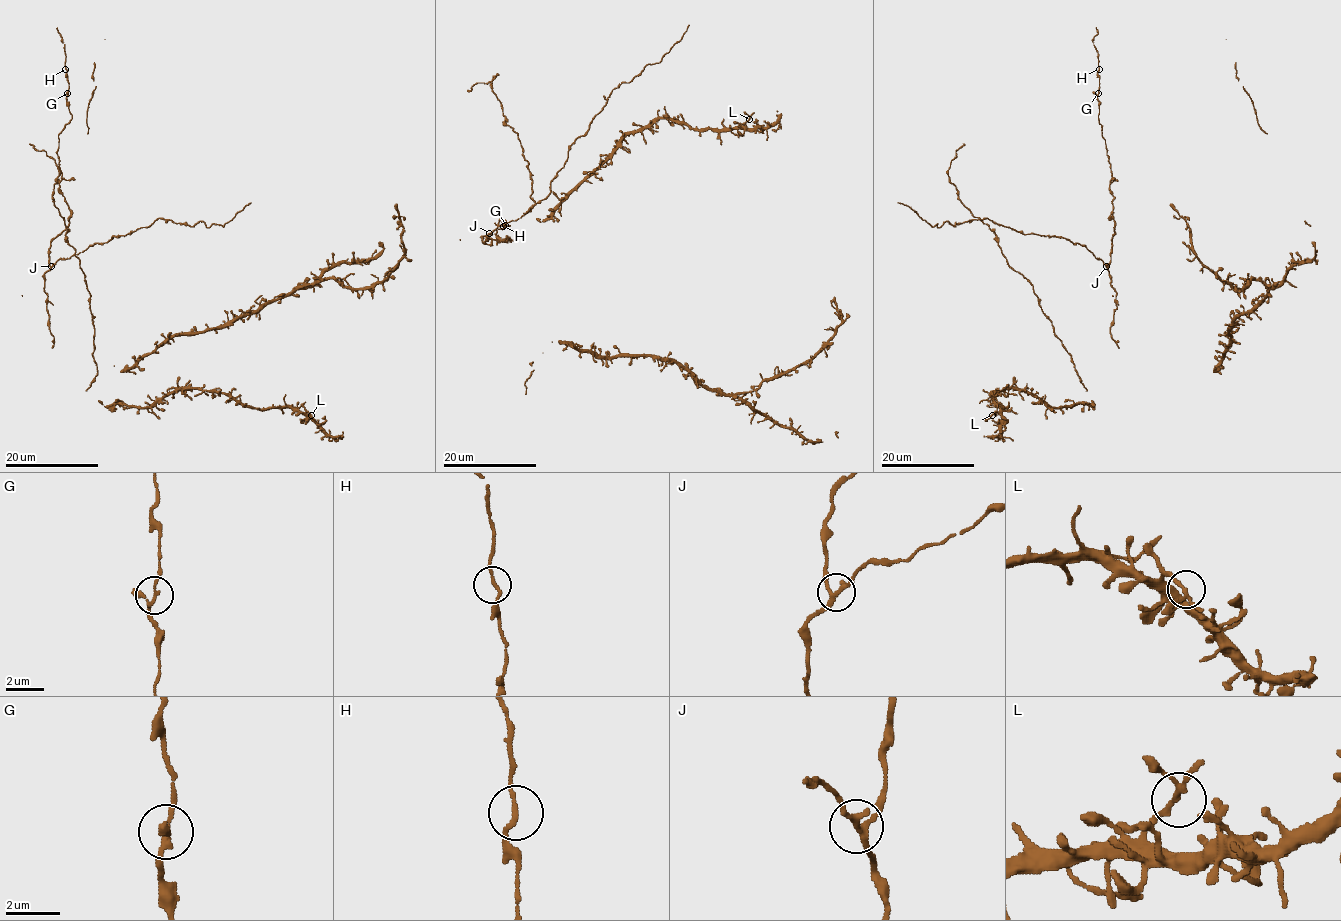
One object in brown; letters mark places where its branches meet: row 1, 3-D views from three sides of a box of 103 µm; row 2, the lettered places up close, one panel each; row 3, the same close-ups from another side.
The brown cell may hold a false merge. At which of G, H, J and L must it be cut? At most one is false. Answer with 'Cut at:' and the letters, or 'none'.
Cut at: none

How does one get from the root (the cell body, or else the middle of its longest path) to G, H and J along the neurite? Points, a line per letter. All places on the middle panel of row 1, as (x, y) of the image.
G: (492, 246), (492, 239), (484, 243), (482, 236), (507, 241), (495, 234), (506, 225)
H: (492, 246), (492, 239), (484, 243), (482, 236), (507, 241), (495, 234), (509, 225), (503, 226)
J: (492, 246), (489, 237), (482, 242), (482, 236), (489, 233)

